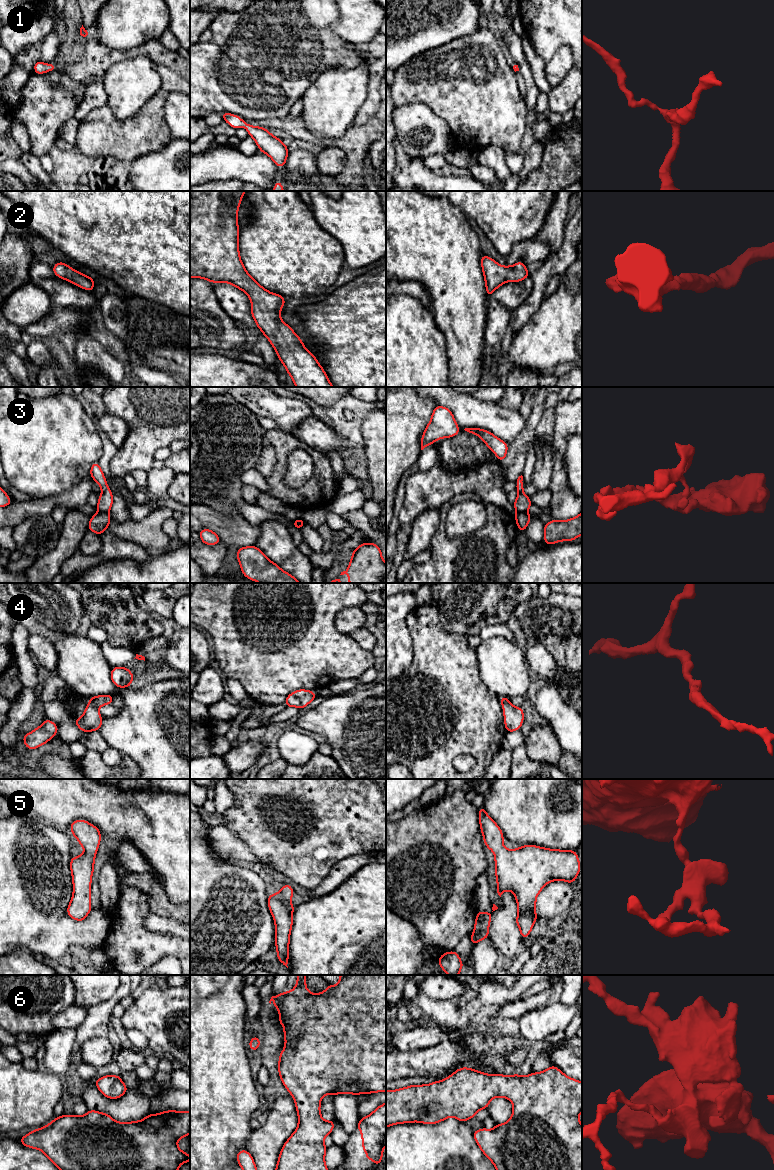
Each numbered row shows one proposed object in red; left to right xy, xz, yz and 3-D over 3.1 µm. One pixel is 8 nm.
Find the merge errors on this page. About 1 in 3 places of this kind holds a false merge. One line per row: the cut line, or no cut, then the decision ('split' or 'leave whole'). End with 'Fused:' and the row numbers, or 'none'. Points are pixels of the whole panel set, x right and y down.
1: no cut | leave whole
2: no cut | leave whole
3: yz (526, 511), (517, 513) | split
4: no cut | leave whole
5: no cut | leave whole
6: no cut | leave whole
Fused: 3

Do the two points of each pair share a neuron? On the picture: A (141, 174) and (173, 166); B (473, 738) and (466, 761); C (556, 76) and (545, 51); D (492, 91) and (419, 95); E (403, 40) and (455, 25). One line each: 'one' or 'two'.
A: one
B: two
C: two
D: one
E: one

